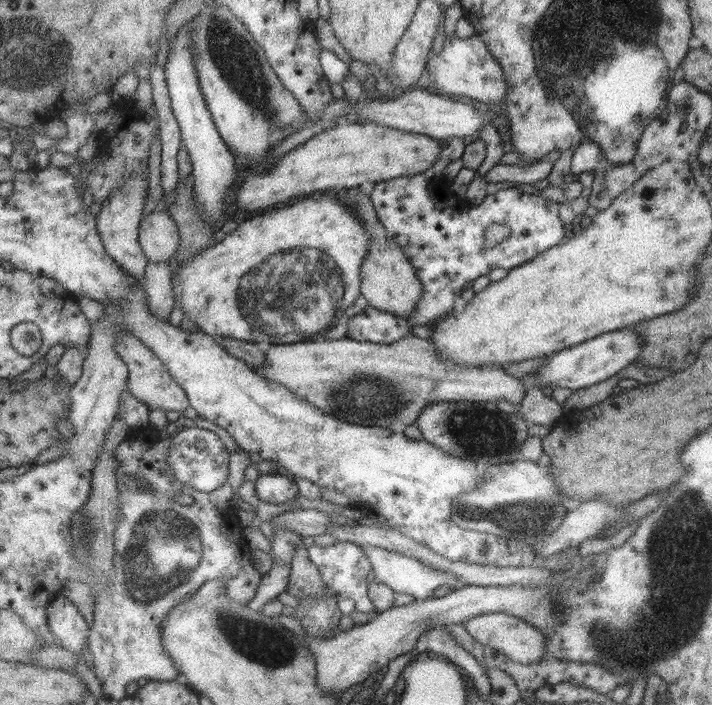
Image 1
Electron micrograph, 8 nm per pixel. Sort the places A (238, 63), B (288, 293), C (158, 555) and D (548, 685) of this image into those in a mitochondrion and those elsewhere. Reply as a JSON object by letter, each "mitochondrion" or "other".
{"A":"mitochondrion","B":"mitochondrion","C":"mitochondrion","D":"other"}

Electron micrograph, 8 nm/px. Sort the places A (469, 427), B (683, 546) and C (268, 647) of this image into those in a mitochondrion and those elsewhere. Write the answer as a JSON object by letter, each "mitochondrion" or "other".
{"A":"mitochondrion","B":"mitochondrion","C":"mitochondrion"}

